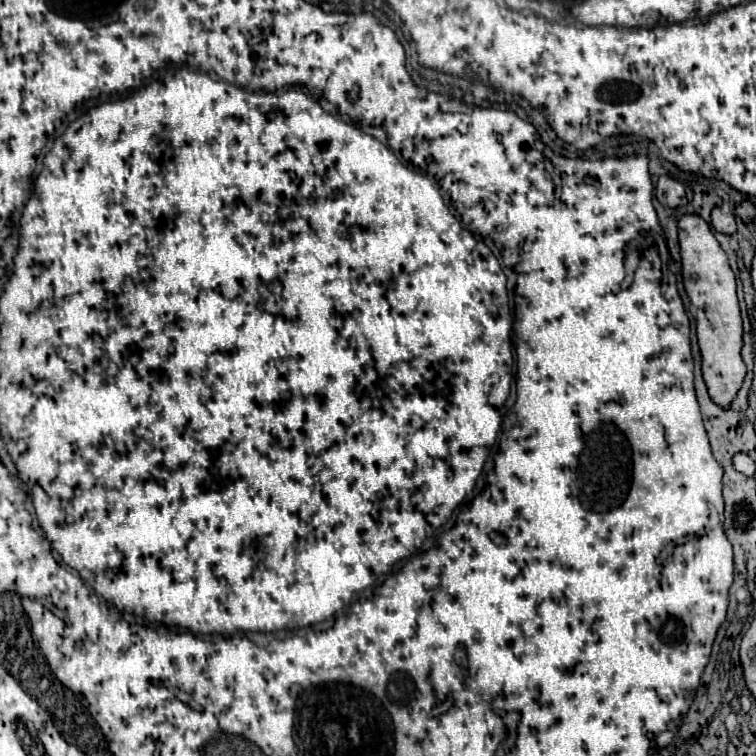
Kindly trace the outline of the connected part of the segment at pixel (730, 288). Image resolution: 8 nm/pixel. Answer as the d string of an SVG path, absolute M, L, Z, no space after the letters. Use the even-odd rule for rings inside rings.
M682 215L682 219L678 221L678 239L682 255L682 283L690 303L696 307L696 333L702 353L702 377L708 387L710 399L716 401L716 405L720 405L722 409L728 409L746 379L746 365L740 353L744 341L734 273L728 265L728 255L700 215Z

